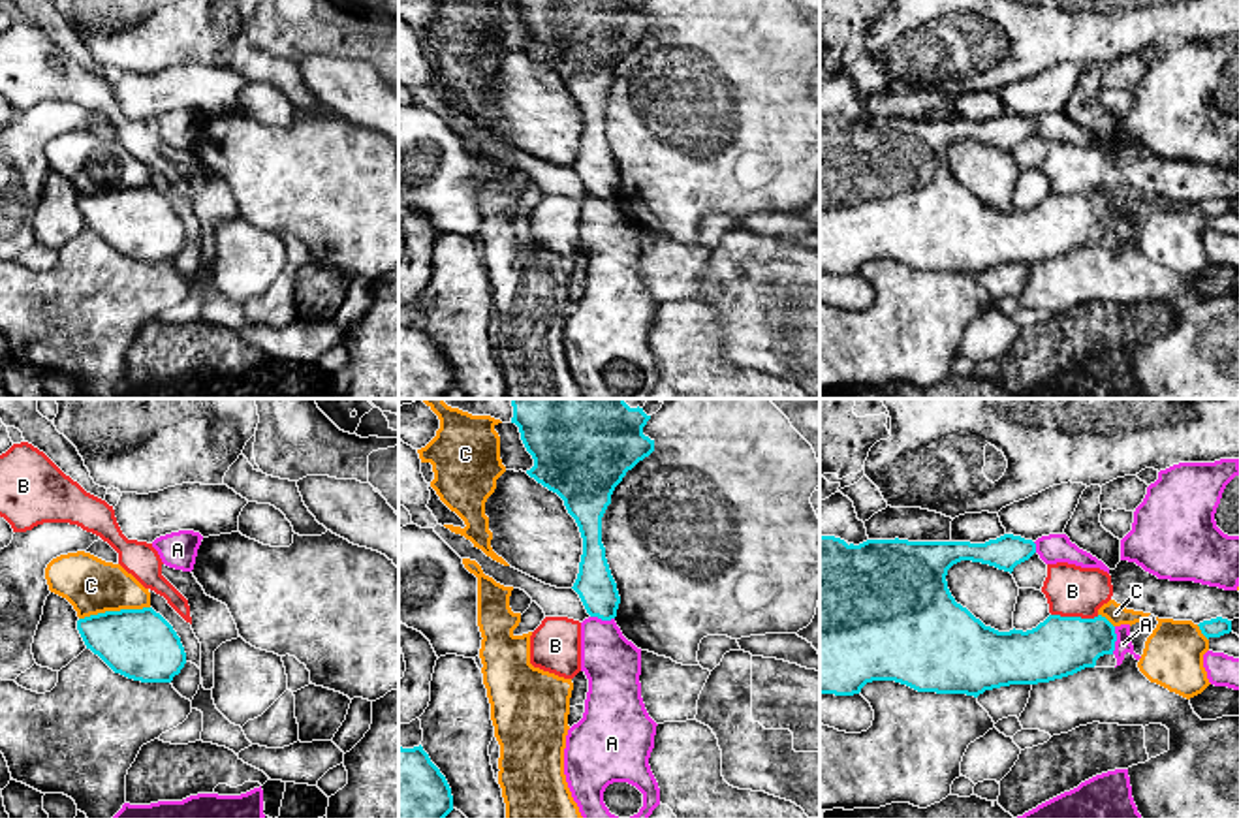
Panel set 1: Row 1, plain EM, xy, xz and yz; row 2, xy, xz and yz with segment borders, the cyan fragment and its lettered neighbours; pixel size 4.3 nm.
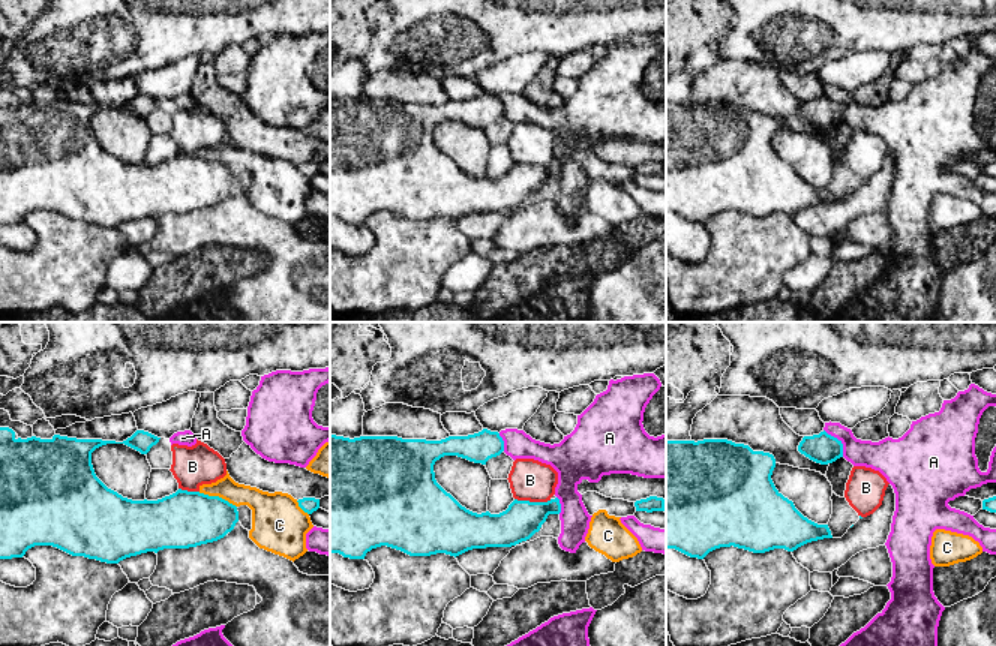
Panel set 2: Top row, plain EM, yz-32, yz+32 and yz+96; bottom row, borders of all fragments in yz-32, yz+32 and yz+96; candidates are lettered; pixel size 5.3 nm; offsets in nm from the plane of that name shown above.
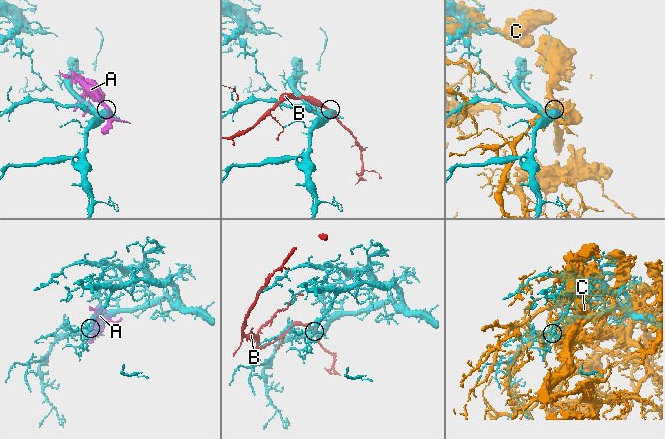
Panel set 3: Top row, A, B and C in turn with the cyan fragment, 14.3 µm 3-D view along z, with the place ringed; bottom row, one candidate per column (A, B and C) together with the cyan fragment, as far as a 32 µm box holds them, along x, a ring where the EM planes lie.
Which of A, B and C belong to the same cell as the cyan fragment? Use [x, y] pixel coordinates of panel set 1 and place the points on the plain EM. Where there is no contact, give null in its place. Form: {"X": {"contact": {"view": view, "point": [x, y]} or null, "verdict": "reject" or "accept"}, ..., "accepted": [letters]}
{"A": {"contact": {"view": "yz", "point": [1115, 219]}, "verdict": "reject"}, "B": {"contact": {"view": "yz", "point": [1076, 196]}, "verdict": "reject"}, "C": {"contact": {"view": "xy", "point": [113, 190]}, "verdict": "reject"}, "accepted": []}

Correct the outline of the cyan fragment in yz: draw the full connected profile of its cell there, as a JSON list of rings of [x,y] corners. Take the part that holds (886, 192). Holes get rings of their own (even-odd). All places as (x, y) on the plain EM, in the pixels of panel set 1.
[[[1004,113],[985,122],[970,120],[908,120],[867,118],[859,124],[835,115],[820,115],[820,273],[854,275],[867,261],[895,260],[917,271],[966,273],[978,276],[985,269],[1010,263],[1038,263],[1094,246],[1096,239],[1115,229],[1115,205],[1102,194],[1094,197],[1049,194],[1032,209],[998,211],[985,205],[955,181],[948,167],[948,149],[972,139],[1004,150],[1028,139],[1036,122]]]

